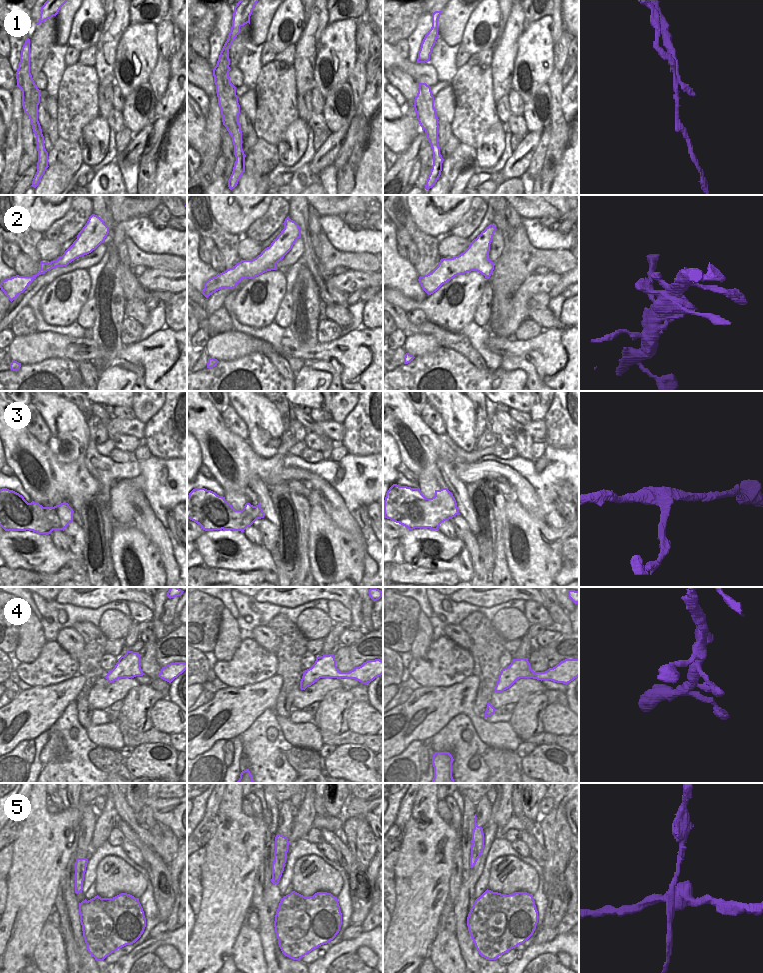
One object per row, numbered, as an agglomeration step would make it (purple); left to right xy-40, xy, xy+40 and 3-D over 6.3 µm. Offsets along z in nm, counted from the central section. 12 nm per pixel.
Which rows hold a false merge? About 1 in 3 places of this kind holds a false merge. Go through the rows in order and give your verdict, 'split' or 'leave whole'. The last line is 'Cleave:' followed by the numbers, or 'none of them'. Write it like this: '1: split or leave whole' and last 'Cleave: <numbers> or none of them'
1: split
2: leave whole
3: split
4: leave whole
5: split
Cleave: 1, 3, 5

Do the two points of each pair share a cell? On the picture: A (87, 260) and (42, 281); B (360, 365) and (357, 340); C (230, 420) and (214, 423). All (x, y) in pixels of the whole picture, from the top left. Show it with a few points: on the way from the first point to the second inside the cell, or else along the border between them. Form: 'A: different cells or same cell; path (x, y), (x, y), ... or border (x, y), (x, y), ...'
A: same cell; path (76, 264), (53, 273)
B: same cell; path (360, 359), (360, 350), (356, 346)
C: different cells; border (220, 412), (225, 426), (240, 437)

